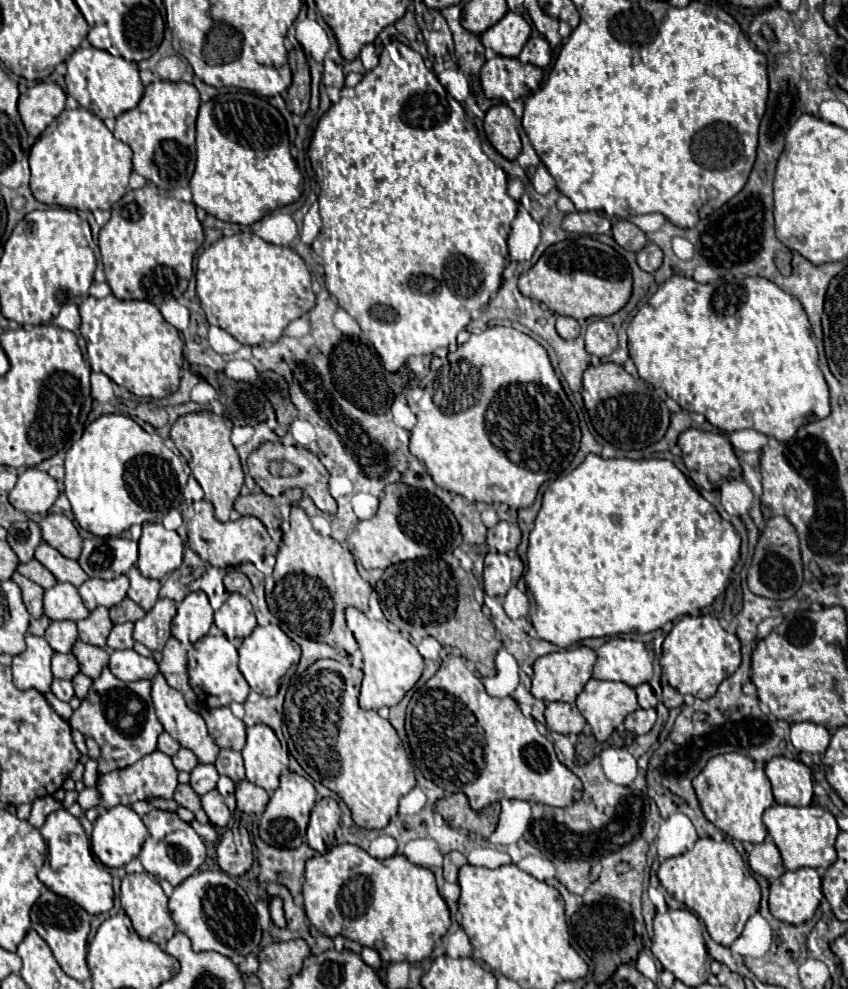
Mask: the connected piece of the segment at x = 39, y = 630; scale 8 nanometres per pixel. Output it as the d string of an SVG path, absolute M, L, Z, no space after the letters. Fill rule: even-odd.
M41 616L41 618L37 618L37 620L31 620L29 632L35 634L35 636L43 636L45 630L47 630L47 626L49 626L49 622L51 622L51 620L49 620L47 616Z

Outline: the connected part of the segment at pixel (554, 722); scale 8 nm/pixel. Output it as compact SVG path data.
M551 702L545 710L547 728L559 734L579 734L585 728L585 718L577 710L575 704L567 702Z

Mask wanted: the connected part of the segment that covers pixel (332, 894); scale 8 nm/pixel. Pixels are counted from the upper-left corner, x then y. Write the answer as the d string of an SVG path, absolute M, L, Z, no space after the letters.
M341 844L331 848L327 854L307 860L305 884L303 884L305 912L309 922L325 936L345 936L377 950L383 962L421 962L431 956L435 942L451 926L449 908L439 896L435 876L431 870L411 864L403 854L395 854L387 860L377 860L365 850L353 844Z

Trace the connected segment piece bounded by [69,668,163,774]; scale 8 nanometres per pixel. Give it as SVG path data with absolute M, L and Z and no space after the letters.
M105 668L101 676L93 680L87 698L81 700L81 706L73 712L69 724L99 744L101 756L97 762L101 774L131 766L143 756L151 754L157 748L157 736L163 732L151 700L151 680L123 682L115 678L109 668Z

